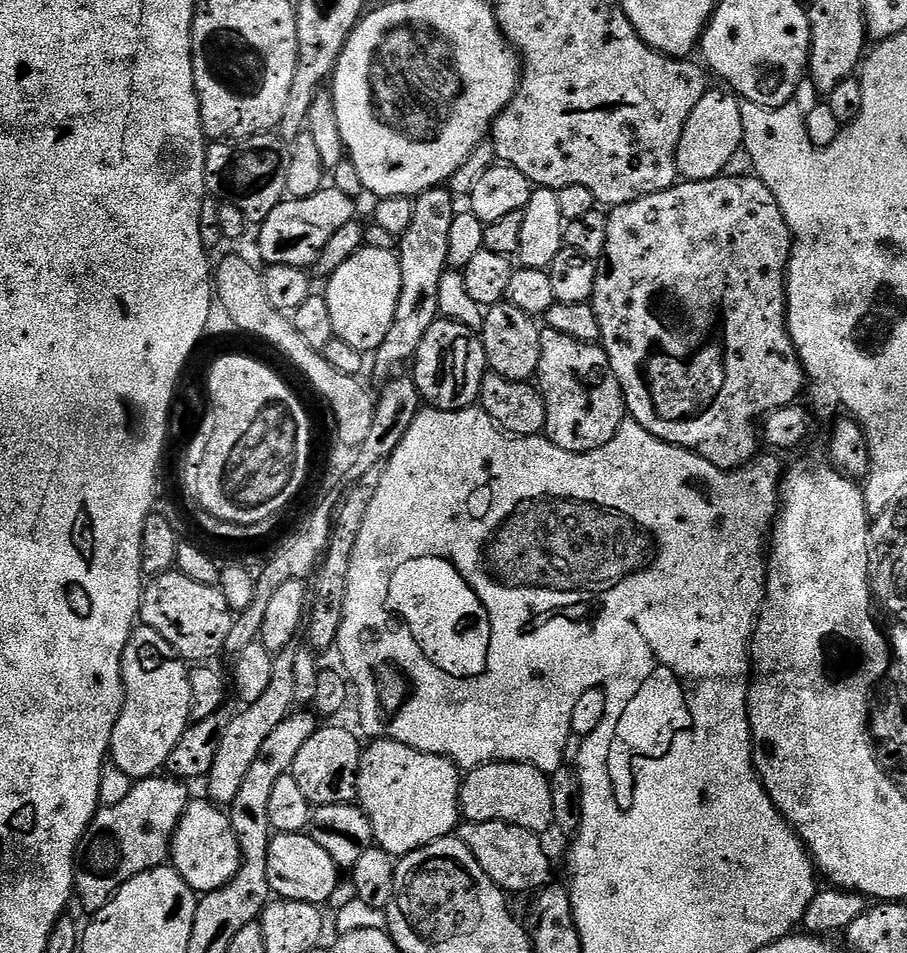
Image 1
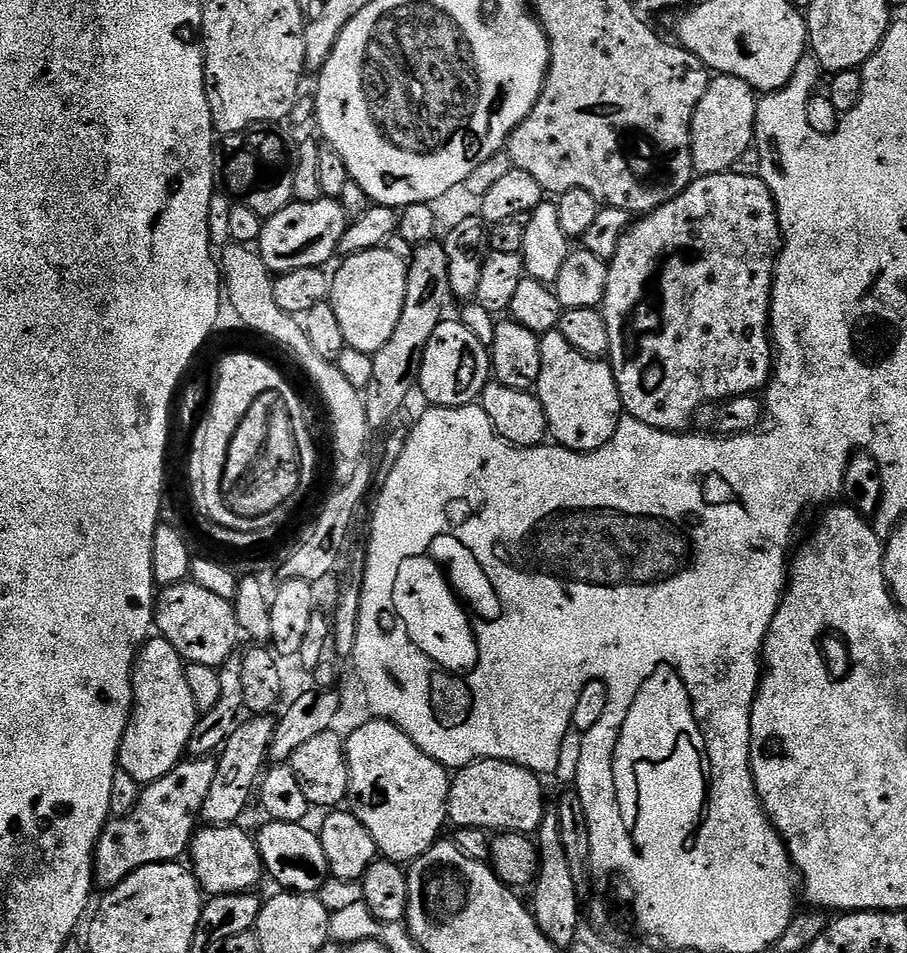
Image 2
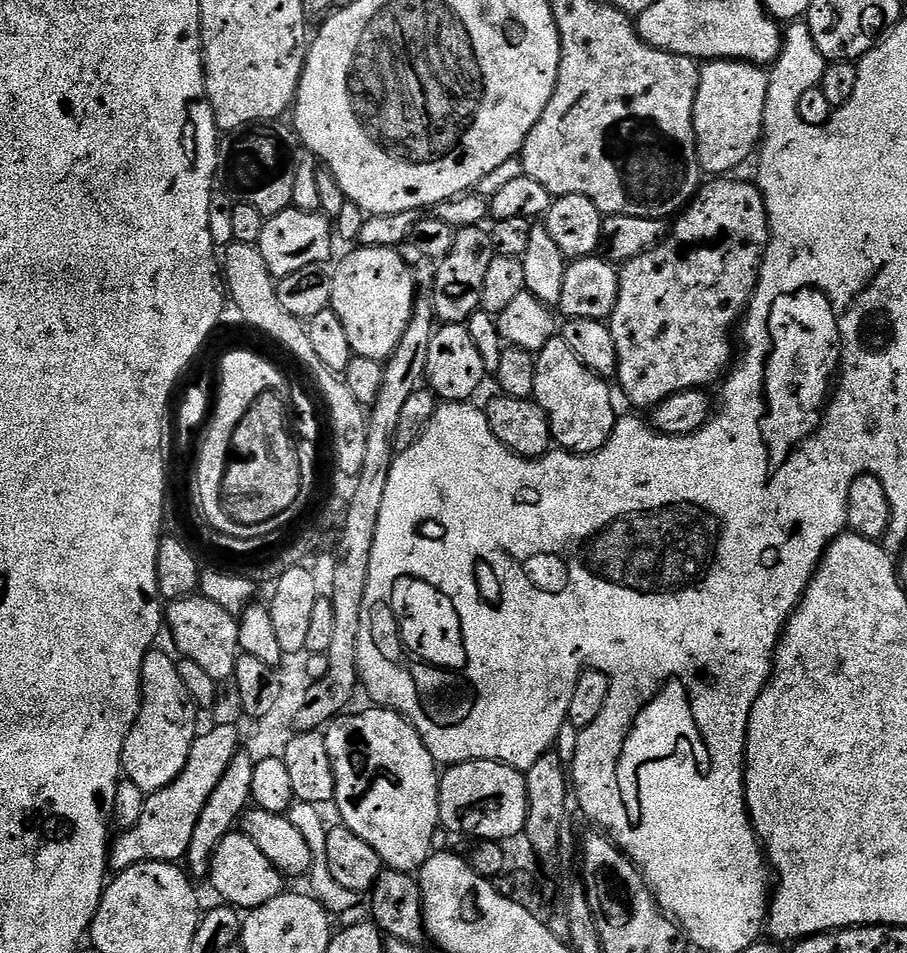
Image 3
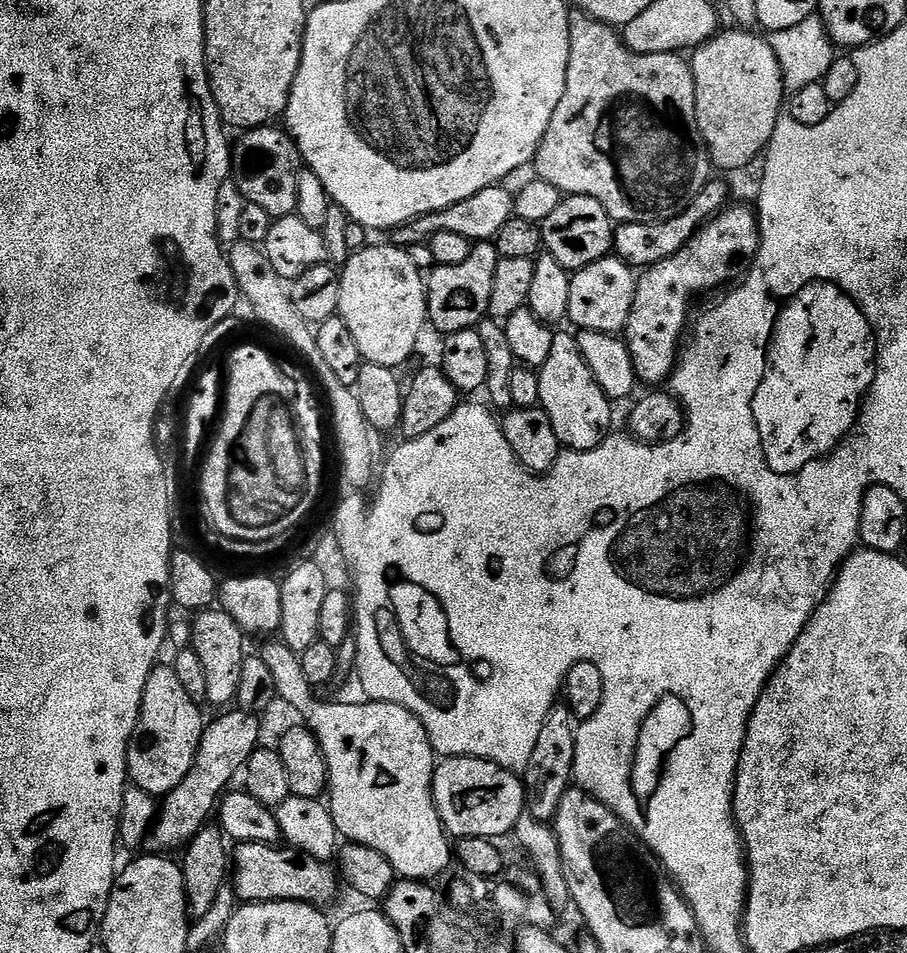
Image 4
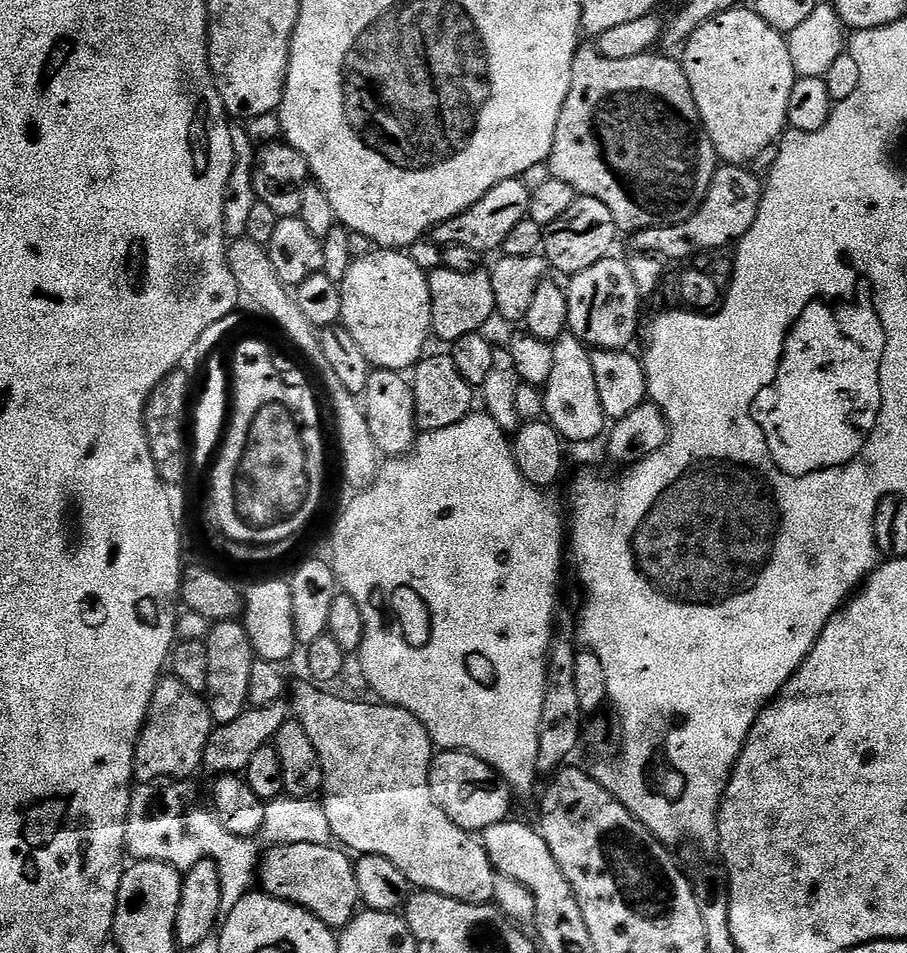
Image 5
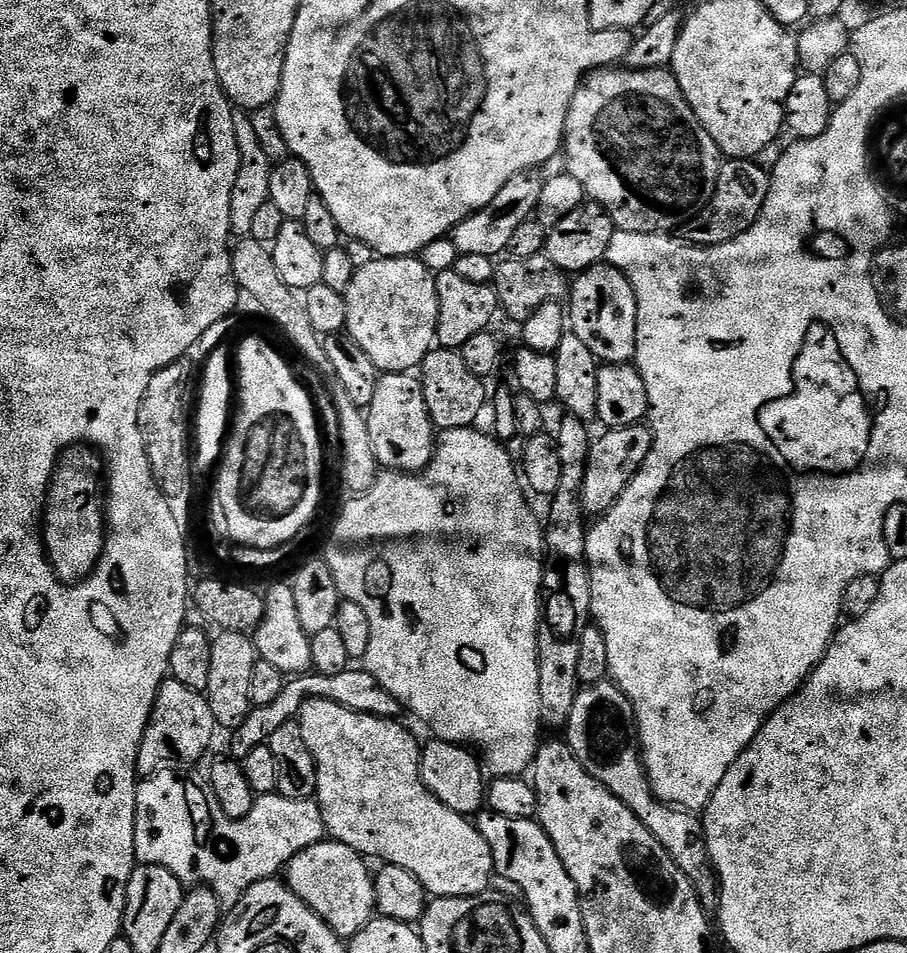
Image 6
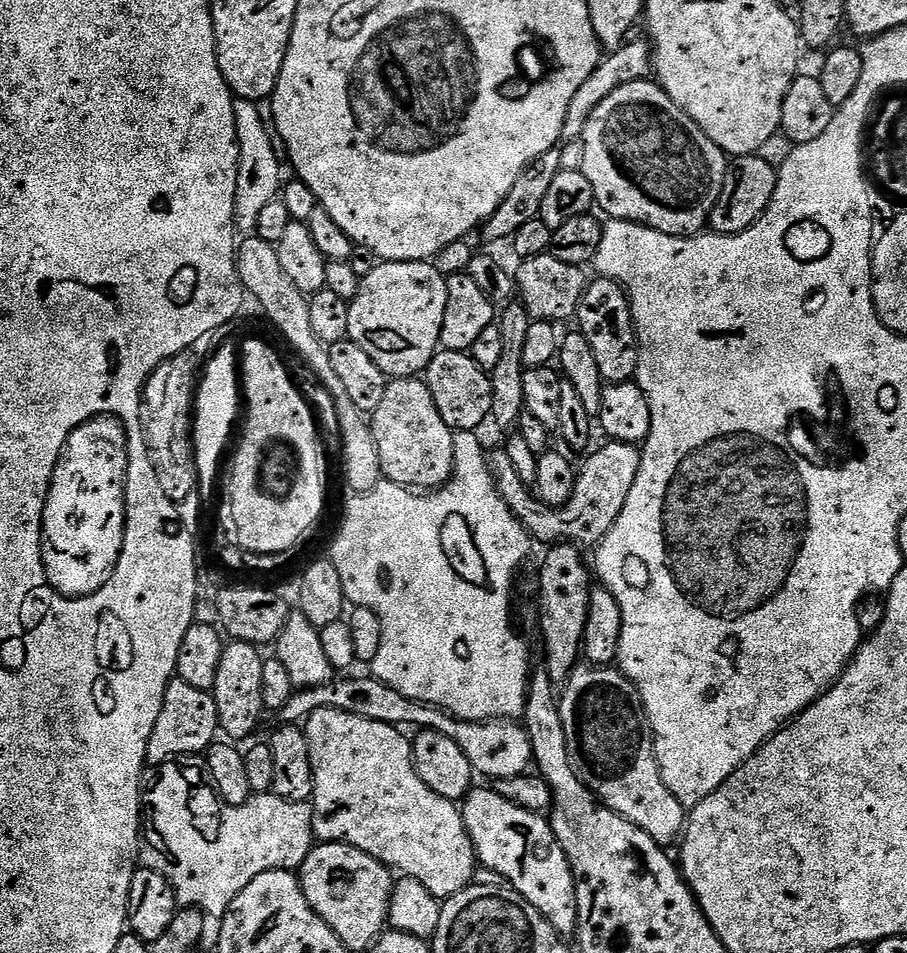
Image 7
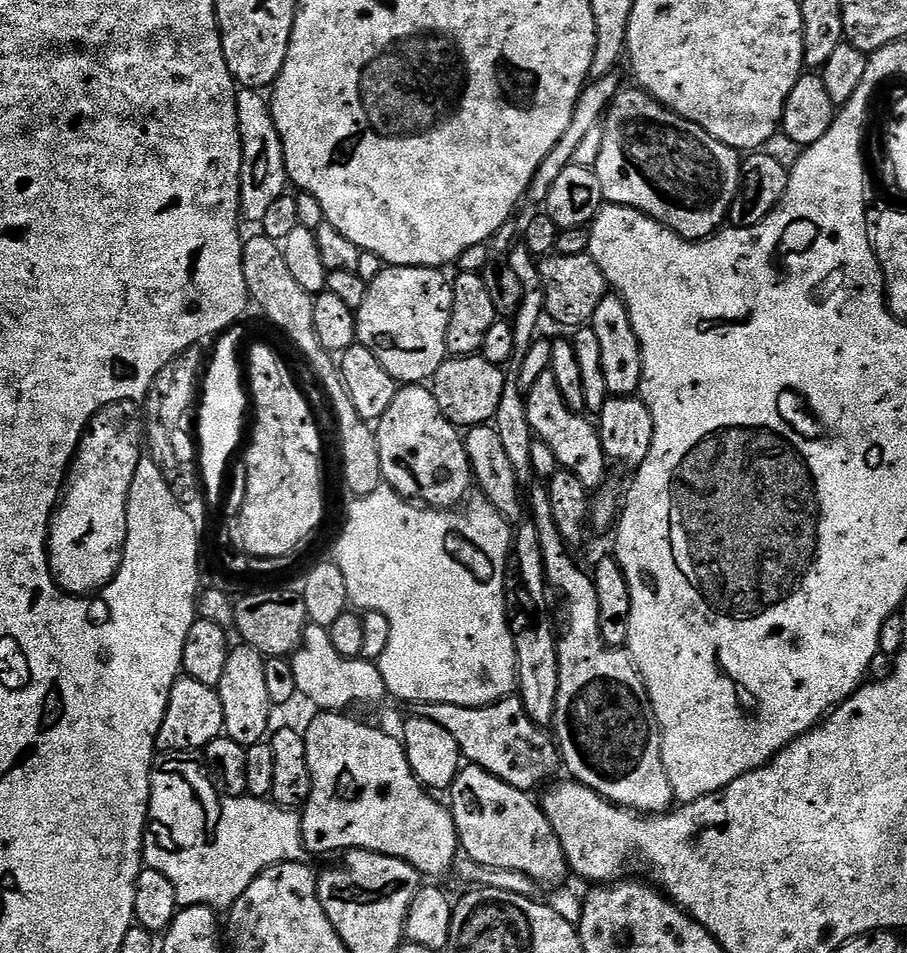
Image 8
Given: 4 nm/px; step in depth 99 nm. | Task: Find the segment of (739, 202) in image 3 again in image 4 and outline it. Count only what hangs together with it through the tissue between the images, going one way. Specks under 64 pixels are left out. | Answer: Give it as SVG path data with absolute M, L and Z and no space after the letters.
M725 207L713 220L699 228L678 254L639 273L626 339L636 378L641 385L663 385L660 383L663 380L665 383L676 371L678 353L686 336L684 323L688 320L692 299L703 292L714 291L720 283L731 285L741 273L751 268L760 245L760 221L757 213L748 209L751 207L732 207Z

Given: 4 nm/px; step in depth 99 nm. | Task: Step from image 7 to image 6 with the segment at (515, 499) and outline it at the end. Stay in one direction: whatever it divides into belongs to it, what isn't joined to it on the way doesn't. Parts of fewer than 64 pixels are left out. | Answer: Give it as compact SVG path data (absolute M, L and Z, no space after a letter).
M644 422L625 428L610 428L603 434L605 436L597 435L593 439L586 466L586 478L580 491L580 501L584 503L584 511L592 518L603 516L615 506L628 483L646 462L652 449L653 431Z

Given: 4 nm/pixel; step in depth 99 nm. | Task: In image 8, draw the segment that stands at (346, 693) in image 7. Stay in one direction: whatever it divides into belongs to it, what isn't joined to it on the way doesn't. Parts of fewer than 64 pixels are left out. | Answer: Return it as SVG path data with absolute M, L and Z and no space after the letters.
M519 695L505 696L503 700L495 700L493 704L477 708L453 706L451 702L418 704L415 705L414 712L415 715L430 718L430 722L438 722L438 726L450 730L454 742L458 742L461 757L468 764L476 764L523 792L531 793L532 788L536 787L539 789L557 775L556 767L561 767L560 750L555 739L549 733L547 736L544 733L547 731L534 723L530 714L526 714L526 706L522 706Z

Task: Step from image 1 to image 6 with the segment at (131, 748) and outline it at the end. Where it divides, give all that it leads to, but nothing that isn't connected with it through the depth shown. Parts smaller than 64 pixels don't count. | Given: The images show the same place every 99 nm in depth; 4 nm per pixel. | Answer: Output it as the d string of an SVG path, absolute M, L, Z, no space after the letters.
M168 678L161 684L144 737L138 750L136 771L141 777L153 776L162 770L171 768L180 770L184 764L196 764L208 752L212 739L218 733L218 725L214 718L214 710L210 710L210 702L203 692L190 690L190 686L182 686L182 682Z

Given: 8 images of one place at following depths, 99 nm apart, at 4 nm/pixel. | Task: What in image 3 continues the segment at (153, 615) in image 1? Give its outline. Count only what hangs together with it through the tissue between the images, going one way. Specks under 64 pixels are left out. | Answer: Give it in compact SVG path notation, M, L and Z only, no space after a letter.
M199 594L171 601L166 608L166 628L172 631L172 640L183 659L198 662L198 666L202 666L202 670L217 682L231 681L235 677L240 626L237 617L222 610L222 606L214 606L214 602Z

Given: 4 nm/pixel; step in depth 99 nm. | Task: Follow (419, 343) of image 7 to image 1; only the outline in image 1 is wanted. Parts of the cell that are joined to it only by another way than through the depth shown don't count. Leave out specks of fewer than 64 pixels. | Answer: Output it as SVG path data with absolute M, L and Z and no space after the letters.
M363 247L334 274L327 277L328 289L323 289L322 295L330 306L330 318L334 321L334 334L337 340L354 346L354 350L365 354L375 353L378 346L382 346L382 338L386 338L386 333L390 331L390 326L394 322L394 310L398 310L398 298L402 290L402 274L400 273L400 257L395 251L380 250Z

